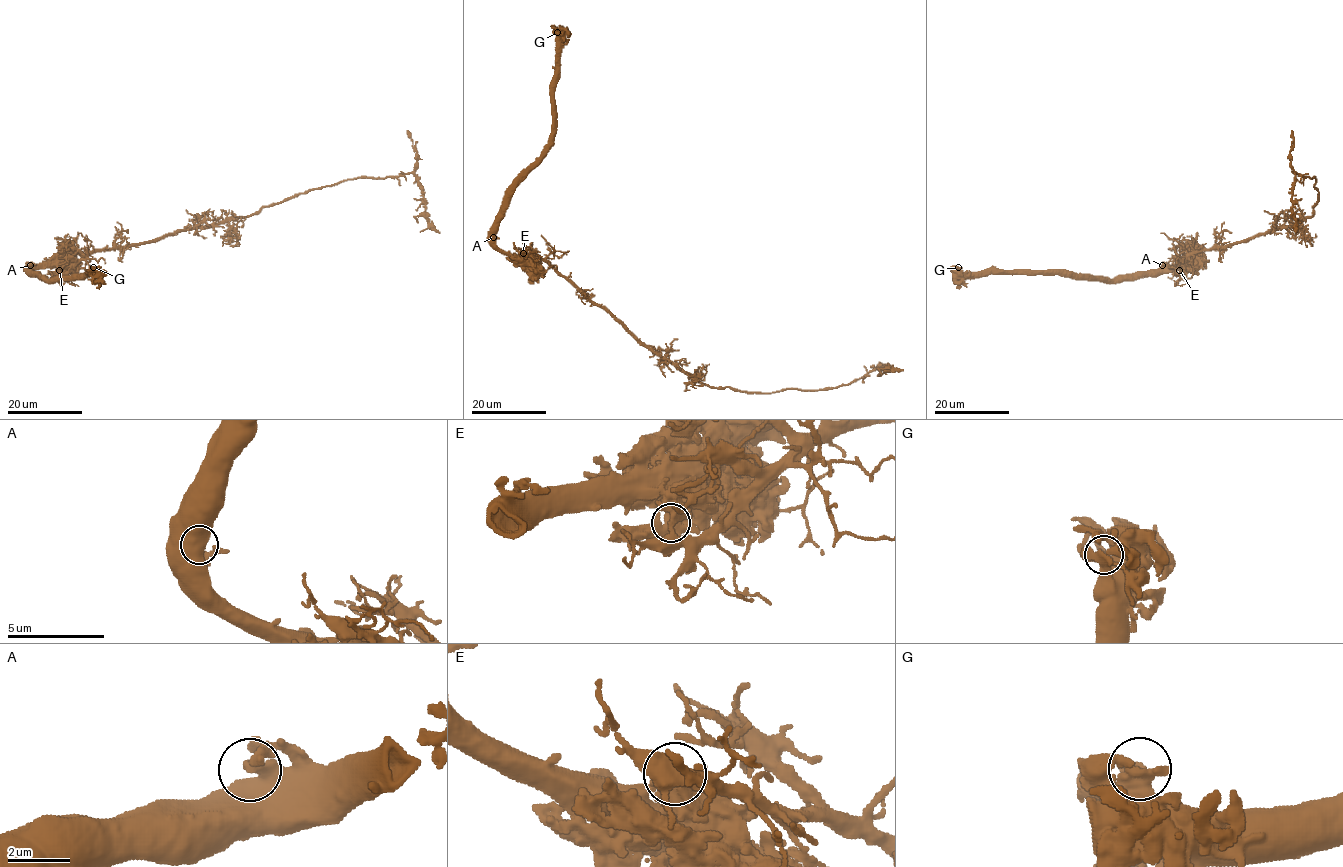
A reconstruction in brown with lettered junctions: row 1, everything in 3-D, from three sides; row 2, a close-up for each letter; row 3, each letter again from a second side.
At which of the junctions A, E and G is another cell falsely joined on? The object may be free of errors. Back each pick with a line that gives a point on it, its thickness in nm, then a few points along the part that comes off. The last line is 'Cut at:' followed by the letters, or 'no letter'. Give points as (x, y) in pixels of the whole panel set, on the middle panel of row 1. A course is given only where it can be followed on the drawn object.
E: place (523, 253); calibre 380 nm; course (522, 254), (543, 258), (642, 342), (696, 380), (719, 388), (764, 393), (832, 389), (875, 369), (903, 370)
Cut at: E

